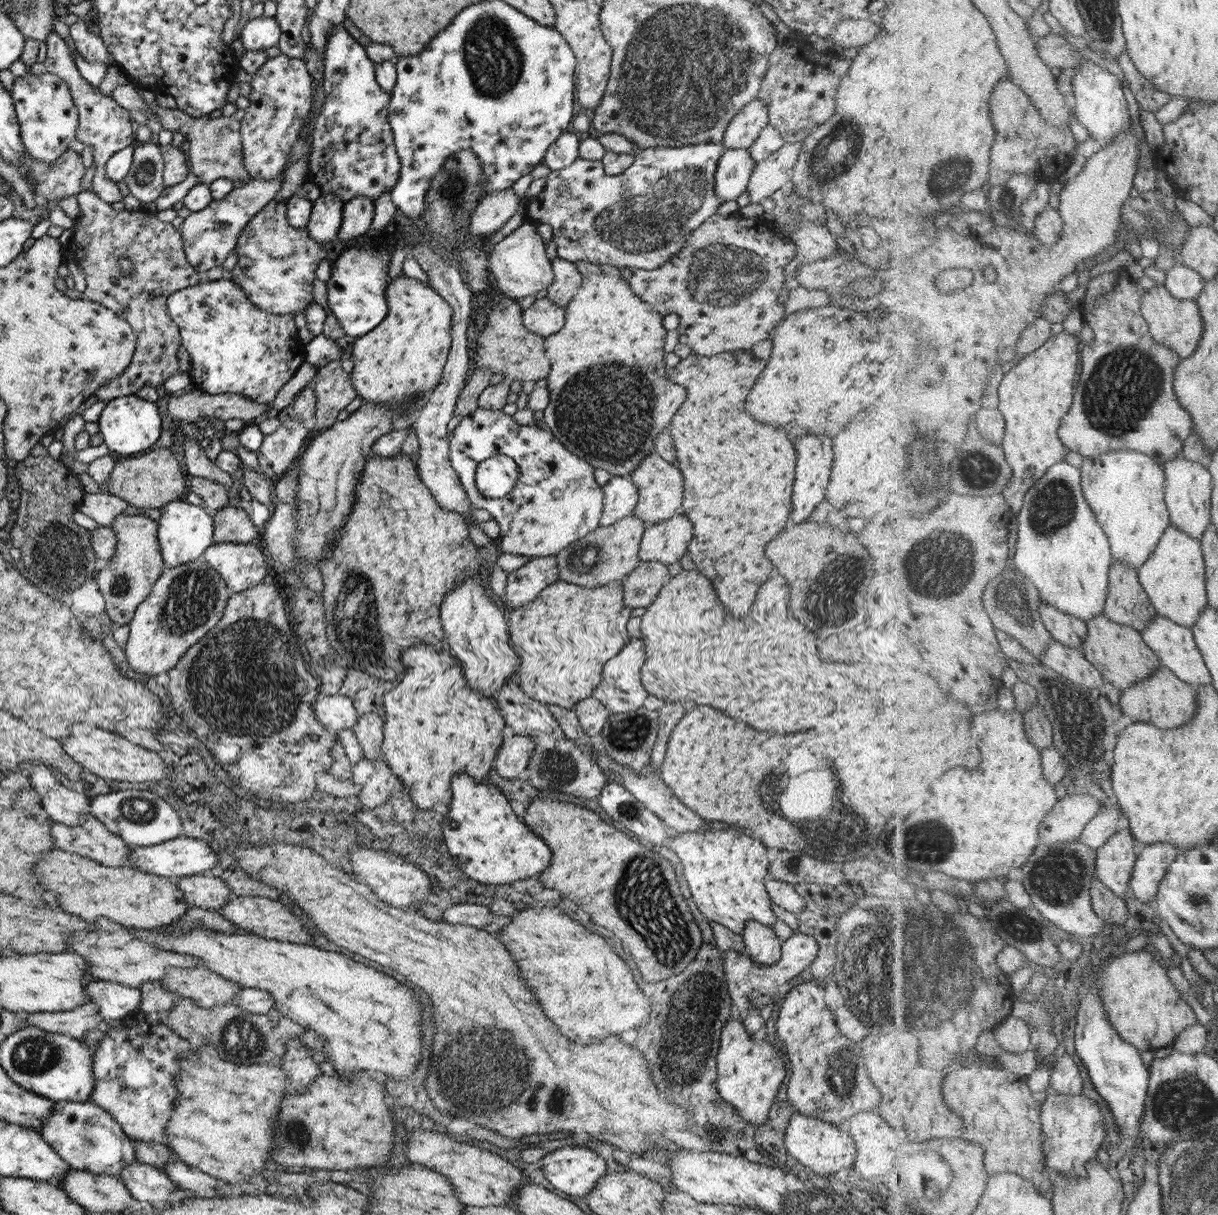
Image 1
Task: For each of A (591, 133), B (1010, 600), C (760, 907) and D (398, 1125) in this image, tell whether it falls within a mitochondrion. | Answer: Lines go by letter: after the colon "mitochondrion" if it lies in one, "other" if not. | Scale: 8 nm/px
A: other
B: mitochondrion
C: other
D: other

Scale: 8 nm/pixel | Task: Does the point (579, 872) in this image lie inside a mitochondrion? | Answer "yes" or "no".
no

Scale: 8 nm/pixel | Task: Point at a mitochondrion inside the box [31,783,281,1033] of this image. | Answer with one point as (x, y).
(138, 810)

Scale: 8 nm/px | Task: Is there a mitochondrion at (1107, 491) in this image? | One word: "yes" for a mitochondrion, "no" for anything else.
no

